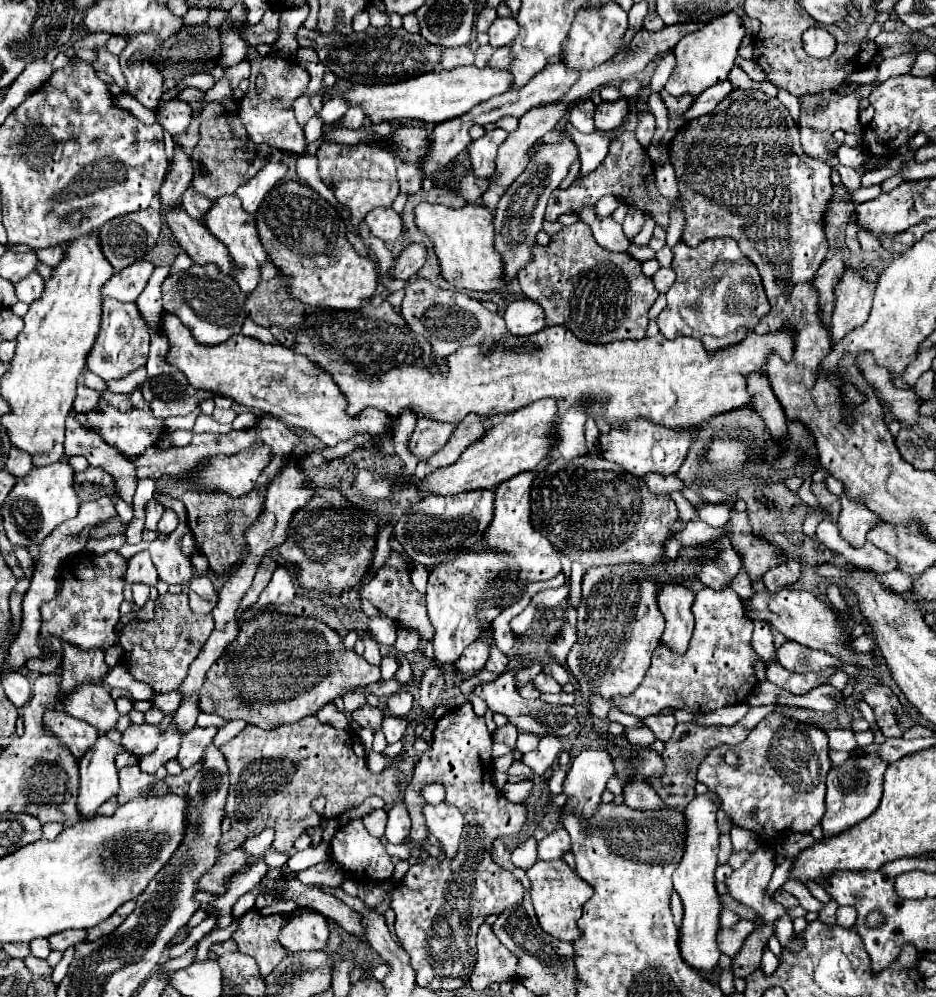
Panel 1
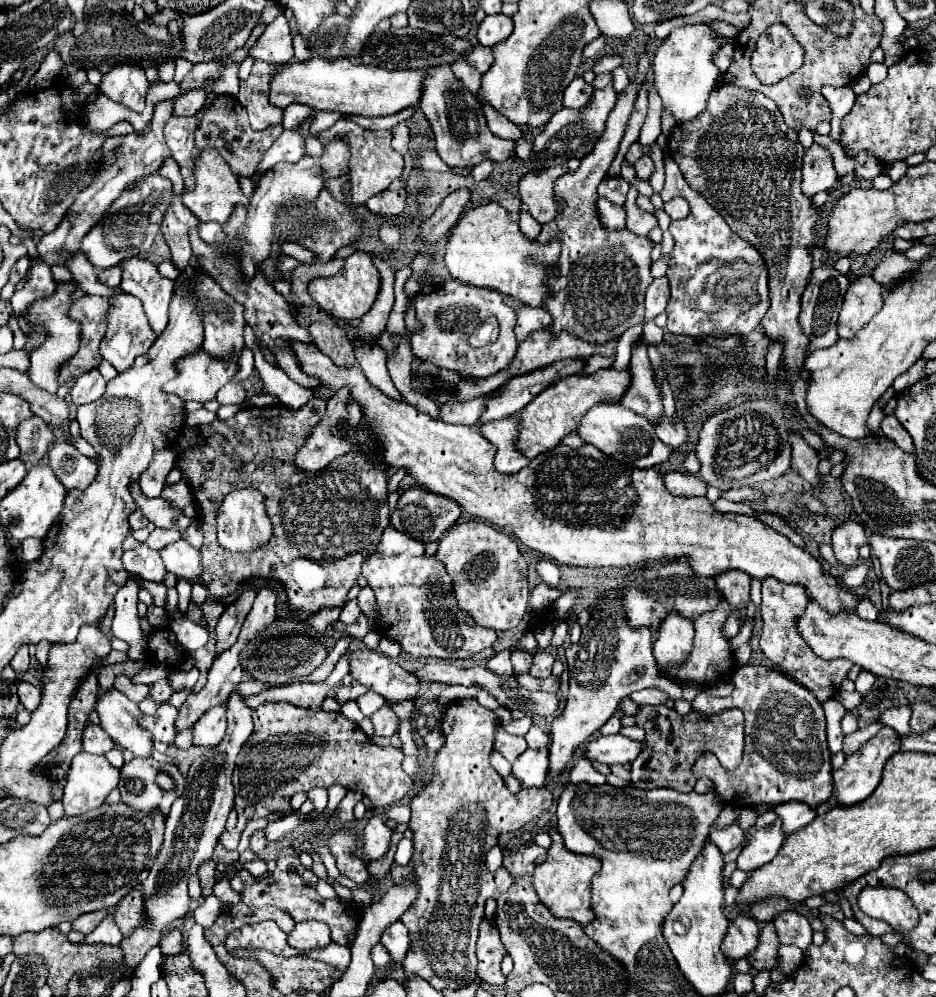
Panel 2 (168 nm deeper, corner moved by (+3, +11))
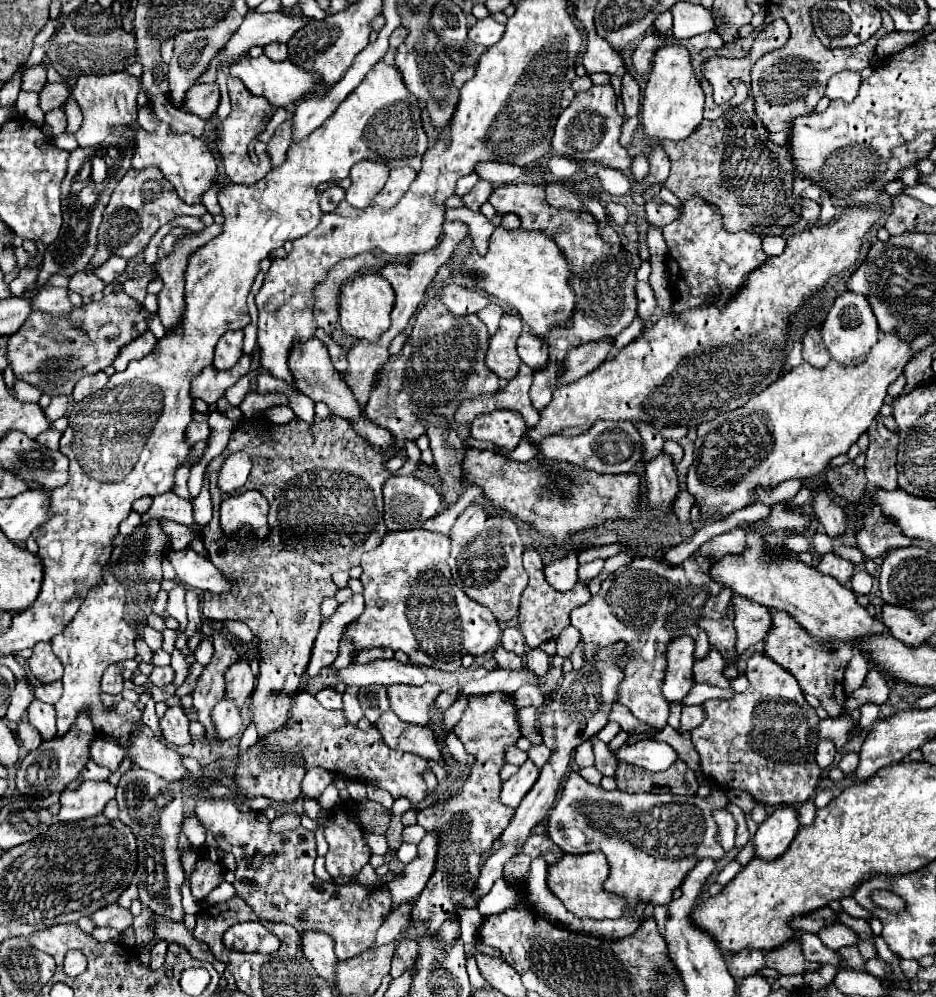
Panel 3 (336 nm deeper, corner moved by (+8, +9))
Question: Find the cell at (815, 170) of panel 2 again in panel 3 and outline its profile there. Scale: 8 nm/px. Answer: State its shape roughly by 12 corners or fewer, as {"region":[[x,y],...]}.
{"region":[[796,196],[802,202],[802,218],[812,224],[820,216],[816,200]]}

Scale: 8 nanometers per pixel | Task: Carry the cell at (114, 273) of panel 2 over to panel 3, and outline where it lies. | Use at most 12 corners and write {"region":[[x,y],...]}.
{"region":[[78,272],[68,288],[82,298],[102,294],[106,284],[96,274]]}

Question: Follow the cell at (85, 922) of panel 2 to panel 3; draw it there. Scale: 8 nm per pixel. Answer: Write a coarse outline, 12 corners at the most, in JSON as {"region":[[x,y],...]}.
{"region":[[110,904],[90,916],[96,926],[124,930],[132,924],[126,908]]}

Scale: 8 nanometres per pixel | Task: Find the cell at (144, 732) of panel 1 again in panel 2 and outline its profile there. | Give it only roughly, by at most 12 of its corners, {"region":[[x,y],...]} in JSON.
{"region":[[161,704],[141,724],[155,742],[173,744],[177,708]]}

